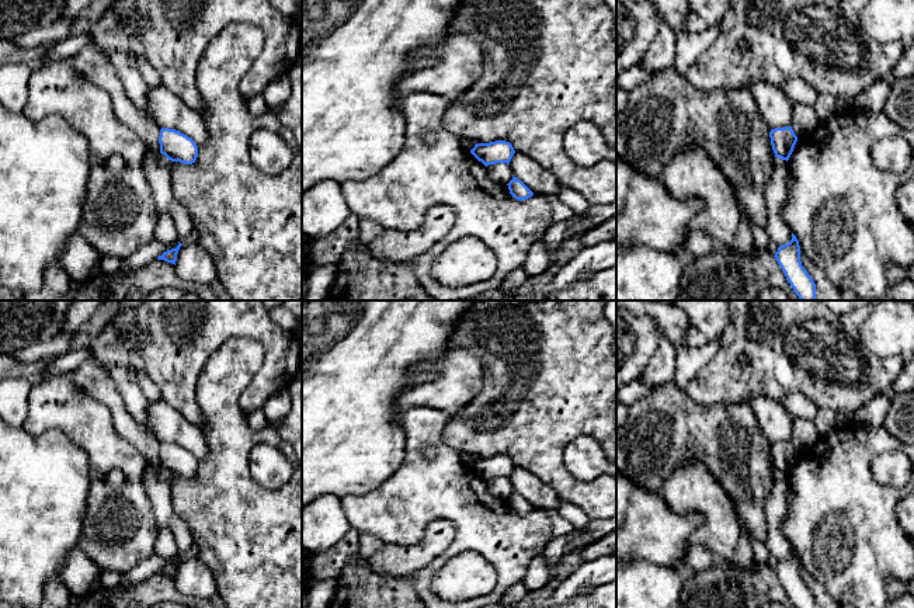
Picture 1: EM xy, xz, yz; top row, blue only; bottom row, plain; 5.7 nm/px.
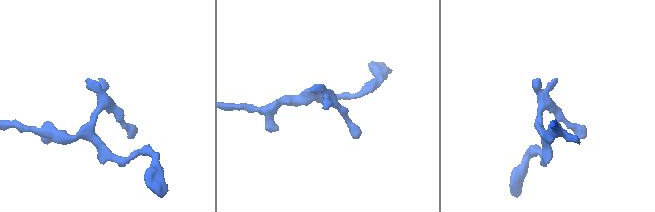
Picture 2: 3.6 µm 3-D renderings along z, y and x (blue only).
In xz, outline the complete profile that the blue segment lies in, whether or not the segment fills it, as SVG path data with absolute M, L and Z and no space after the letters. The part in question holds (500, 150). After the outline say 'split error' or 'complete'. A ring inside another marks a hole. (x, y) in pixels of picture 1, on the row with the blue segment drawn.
M496 140L490 143L476 143L470 153L487 167L496 163L510 164L515 150L510 142Z | complete

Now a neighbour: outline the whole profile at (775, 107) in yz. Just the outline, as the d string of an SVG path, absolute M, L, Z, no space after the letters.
M755 81L750 90L758 103L760 114L771 129L792 125L793 103L782 88L767 81Z

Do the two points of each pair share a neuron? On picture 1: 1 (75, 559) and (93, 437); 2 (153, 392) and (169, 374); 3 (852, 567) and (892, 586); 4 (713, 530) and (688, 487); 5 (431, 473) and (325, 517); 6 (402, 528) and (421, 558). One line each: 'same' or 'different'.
1: different
2: different
3: different
4: same
5: different
6: different

